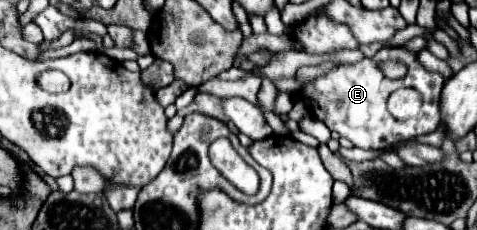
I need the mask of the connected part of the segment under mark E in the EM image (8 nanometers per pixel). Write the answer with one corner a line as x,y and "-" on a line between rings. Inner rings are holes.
382,48
374,58
364,58
362,62
350,64
350,66
338,66
326,76
318,78
316,82
308,86
300,86
296,78
292,80
280,80
276,82
278,90
288,90
296,92
302,96
310,98
310,114
322,120
332,132
338,132
340,136
348,138
354,146
364,148
364,150
378,150
378,148
390,148
394,142
400,142
402,138
414,140
416,136
430,134
438,128
438,94
442,92
444,86
444,76
436,72
428,72
420,62
418,56
404,50
404,48
-
380,62
402,62
408,72
404,78
390,80
382,74
-
402,86
414,86
422,94
422,108
420,114
412,120
396,120
388,110
386,110
386,100
388,96
402,88

